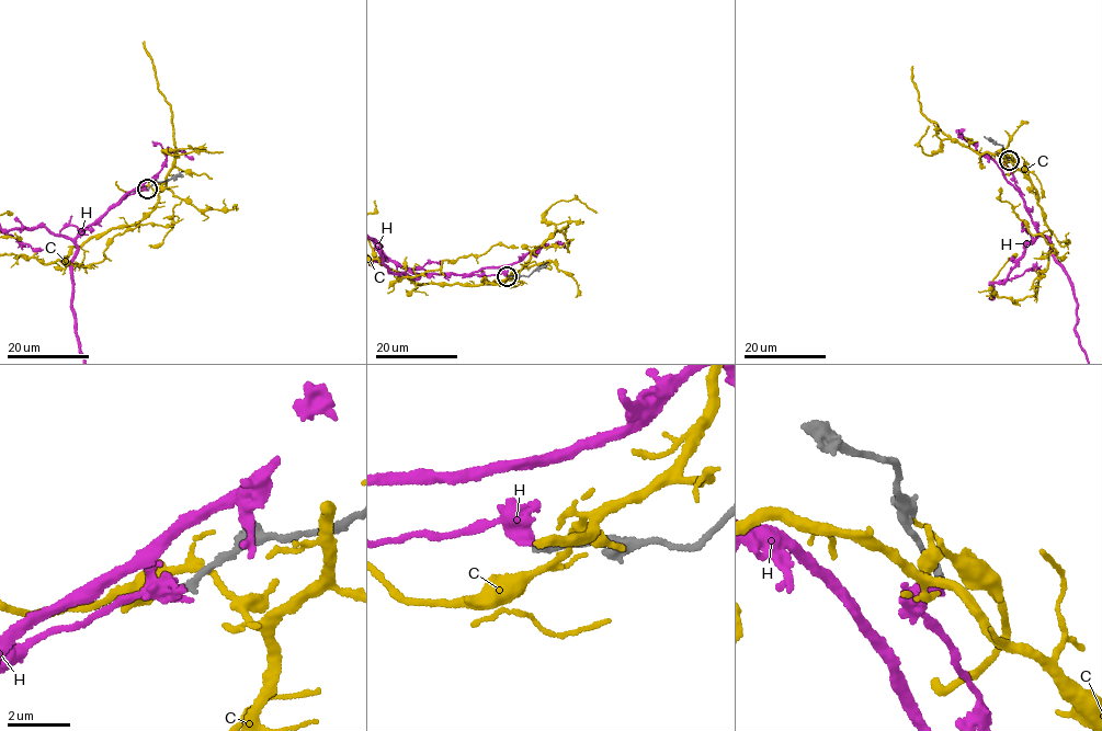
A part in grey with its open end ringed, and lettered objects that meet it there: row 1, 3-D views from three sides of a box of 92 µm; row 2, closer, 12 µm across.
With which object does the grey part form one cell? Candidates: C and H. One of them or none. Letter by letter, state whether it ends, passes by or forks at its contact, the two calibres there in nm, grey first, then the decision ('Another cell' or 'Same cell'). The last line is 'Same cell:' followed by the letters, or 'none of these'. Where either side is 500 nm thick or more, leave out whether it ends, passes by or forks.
C: It forks there. Thickness 280 nm (grey) against 170 nm. Another cell
H: It forks there. Thickness 220 nm (grey) against 280 nm. Another cell
Same cell: none of these

